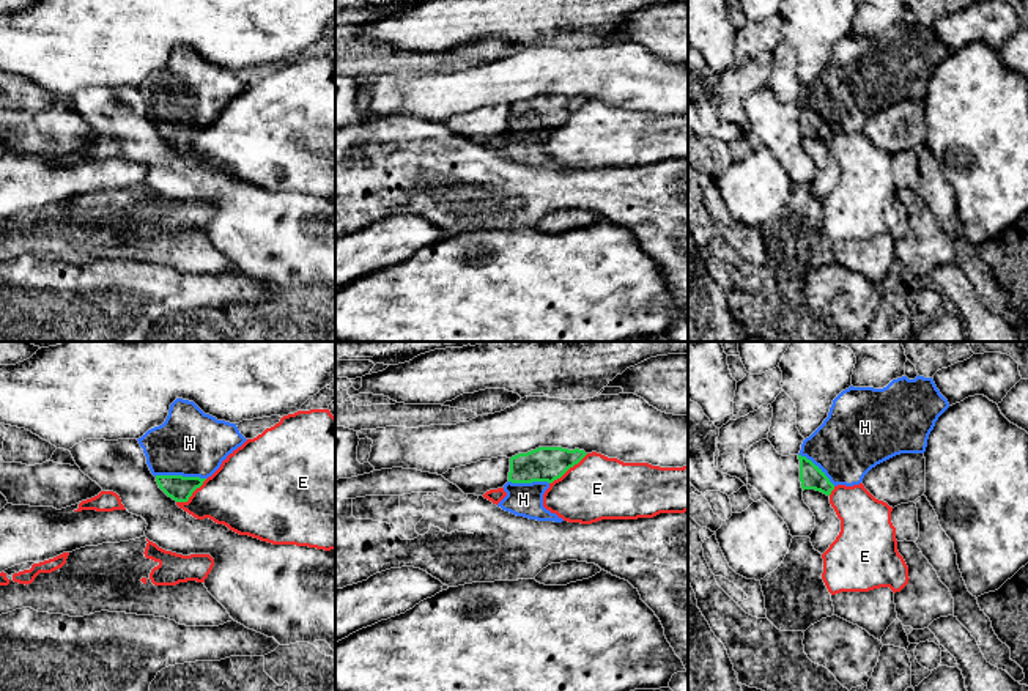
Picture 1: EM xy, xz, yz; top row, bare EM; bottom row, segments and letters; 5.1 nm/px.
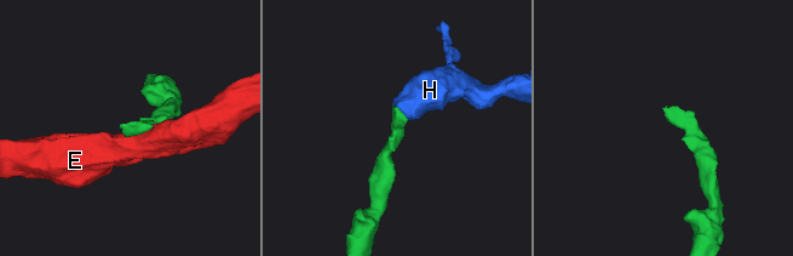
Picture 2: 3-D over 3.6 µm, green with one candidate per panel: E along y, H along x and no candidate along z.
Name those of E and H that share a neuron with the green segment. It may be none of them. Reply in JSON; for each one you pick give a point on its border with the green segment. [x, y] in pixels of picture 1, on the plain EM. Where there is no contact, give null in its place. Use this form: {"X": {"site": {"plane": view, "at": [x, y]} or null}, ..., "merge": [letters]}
{"H": {"site": {"plane": "xy", "at": [180, 123]}}, "merge": ["H"]}

